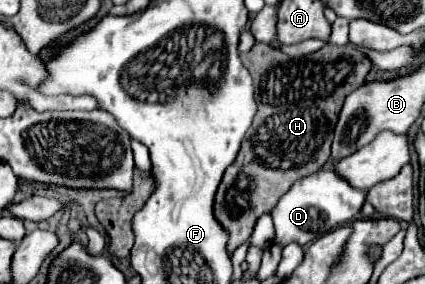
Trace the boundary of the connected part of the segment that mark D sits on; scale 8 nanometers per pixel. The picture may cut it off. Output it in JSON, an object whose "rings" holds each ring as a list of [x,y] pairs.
{"rings":[[[320,169],[308,177],[298,179],[274,205],[270,217],[274,221],[274,243],[286,247],[288,243],[298,243],[300,247],[316,241],[324,233],[332,231],[336,225],[352,221],[362,205],[364,205],[366,191],[356,191],[348,187],[334,171]]]}

